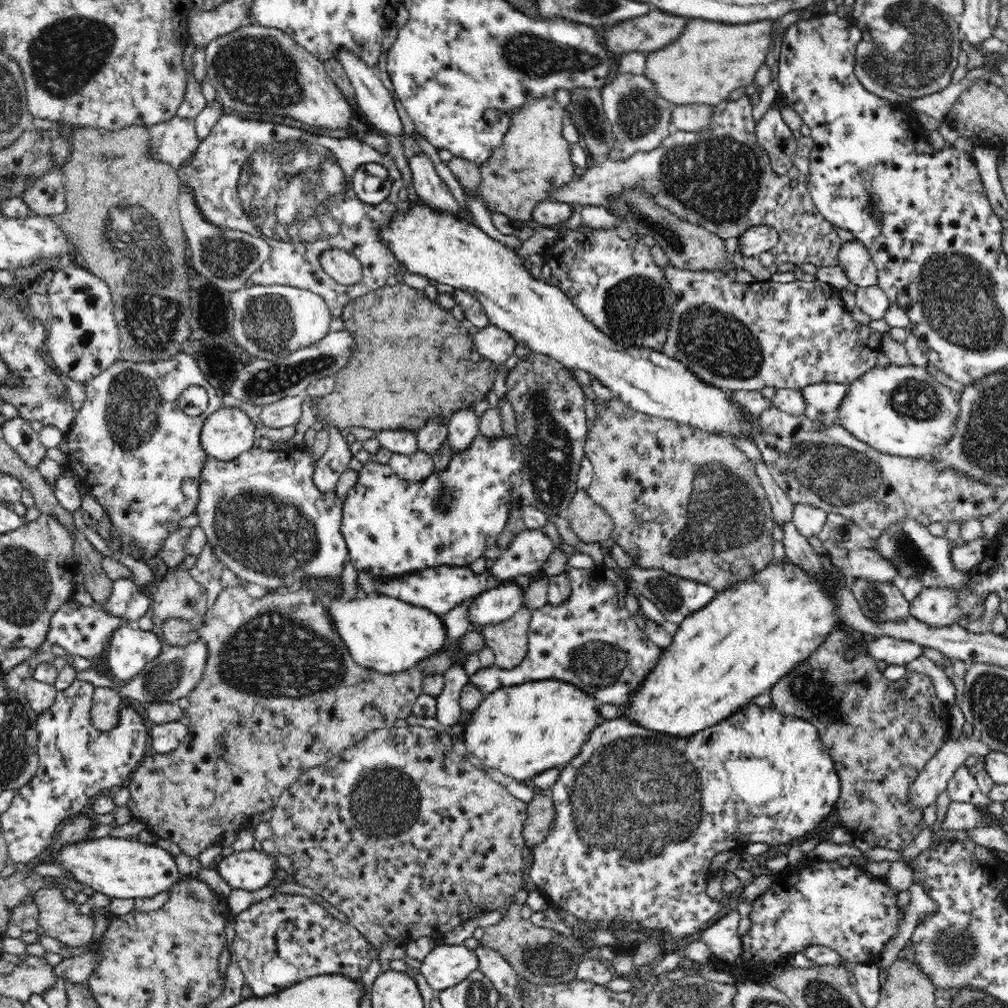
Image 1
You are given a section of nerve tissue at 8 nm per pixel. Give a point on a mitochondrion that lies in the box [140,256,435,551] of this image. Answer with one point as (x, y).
(268, 322)

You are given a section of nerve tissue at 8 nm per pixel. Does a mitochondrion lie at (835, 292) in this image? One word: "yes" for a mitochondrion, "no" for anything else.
no

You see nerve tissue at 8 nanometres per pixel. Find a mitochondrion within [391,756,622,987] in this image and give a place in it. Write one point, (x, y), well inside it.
(547, 960)

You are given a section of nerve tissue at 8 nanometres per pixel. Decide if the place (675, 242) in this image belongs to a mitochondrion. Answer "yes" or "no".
yes

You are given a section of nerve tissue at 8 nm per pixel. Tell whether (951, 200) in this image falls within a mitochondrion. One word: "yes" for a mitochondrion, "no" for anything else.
no

